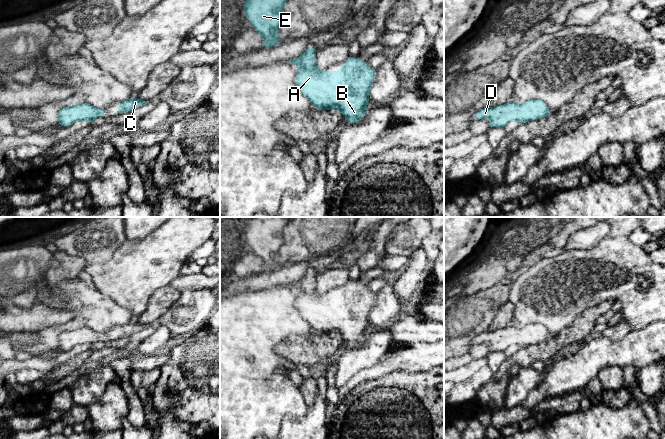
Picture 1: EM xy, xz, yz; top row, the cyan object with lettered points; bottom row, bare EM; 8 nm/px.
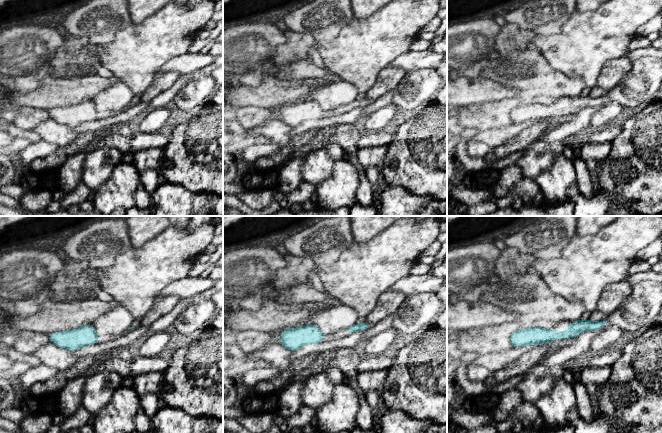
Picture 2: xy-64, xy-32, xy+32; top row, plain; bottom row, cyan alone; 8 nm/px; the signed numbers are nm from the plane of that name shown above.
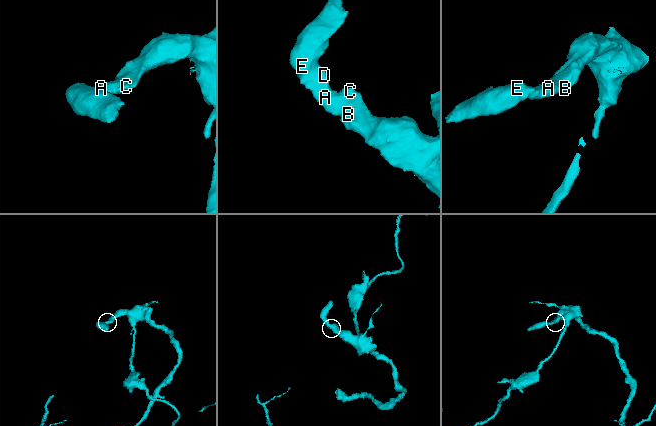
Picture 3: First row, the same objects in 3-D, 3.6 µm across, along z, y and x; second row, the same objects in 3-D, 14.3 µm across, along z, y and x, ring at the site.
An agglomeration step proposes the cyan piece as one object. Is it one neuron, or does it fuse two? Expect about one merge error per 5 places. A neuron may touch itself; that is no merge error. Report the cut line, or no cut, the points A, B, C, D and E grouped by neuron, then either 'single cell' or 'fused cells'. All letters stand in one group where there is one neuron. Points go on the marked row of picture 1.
no cut | A B C D E | single cell

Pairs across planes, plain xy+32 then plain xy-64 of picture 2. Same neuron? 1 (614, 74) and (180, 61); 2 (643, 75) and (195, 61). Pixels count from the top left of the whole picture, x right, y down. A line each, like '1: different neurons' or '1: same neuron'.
1: different neurons
2: different neurons

